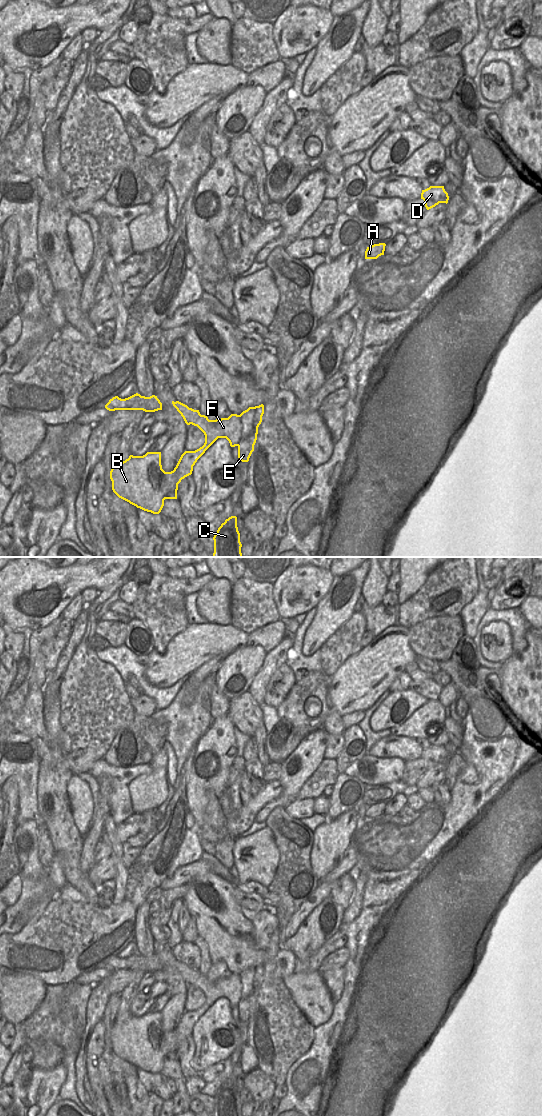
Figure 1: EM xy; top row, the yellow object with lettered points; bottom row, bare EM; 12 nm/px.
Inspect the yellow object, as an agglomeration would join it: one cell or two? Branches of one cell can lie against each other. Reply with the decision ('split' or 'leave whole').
split

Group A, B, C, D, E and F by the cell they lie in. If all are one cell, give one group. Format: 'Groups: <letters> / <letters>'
Groups: A B C D F / E

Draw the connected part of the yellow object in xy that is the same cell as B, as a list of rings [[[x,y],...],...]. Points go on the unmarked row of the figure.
[[[172,961],[172,964],[187,985],[197,986],[204,993],[204,1005],[195,1011],[185,1011],[171,1032],[162,1029],[161,1012],[130,1015],[123,1022],[114,1022],[110,1031],[113,1052],[137,1068],[153,1074],[161,1072],[165,1059],[177,1059],[178,1044],[192,1034],[197,1020],[218,998],[226,998],[231,1007],[238,1006],[243,983],[252,984],[258,994],[264,974],[264,965],[261,964],[249,967],[240,975],[231,974],[228,978],[209,980],[199,970],[179,961]]]

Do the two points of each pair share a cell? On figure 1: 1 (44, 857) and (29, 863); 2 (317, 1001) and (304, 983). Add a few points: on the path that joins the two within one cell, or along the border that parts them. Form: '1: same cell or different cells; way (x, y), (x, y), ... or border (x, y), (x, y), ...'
1: different cells; border (37, 843), (37, 857), (44, 868)
2: same cell; way (313, 997), (305, 987)

